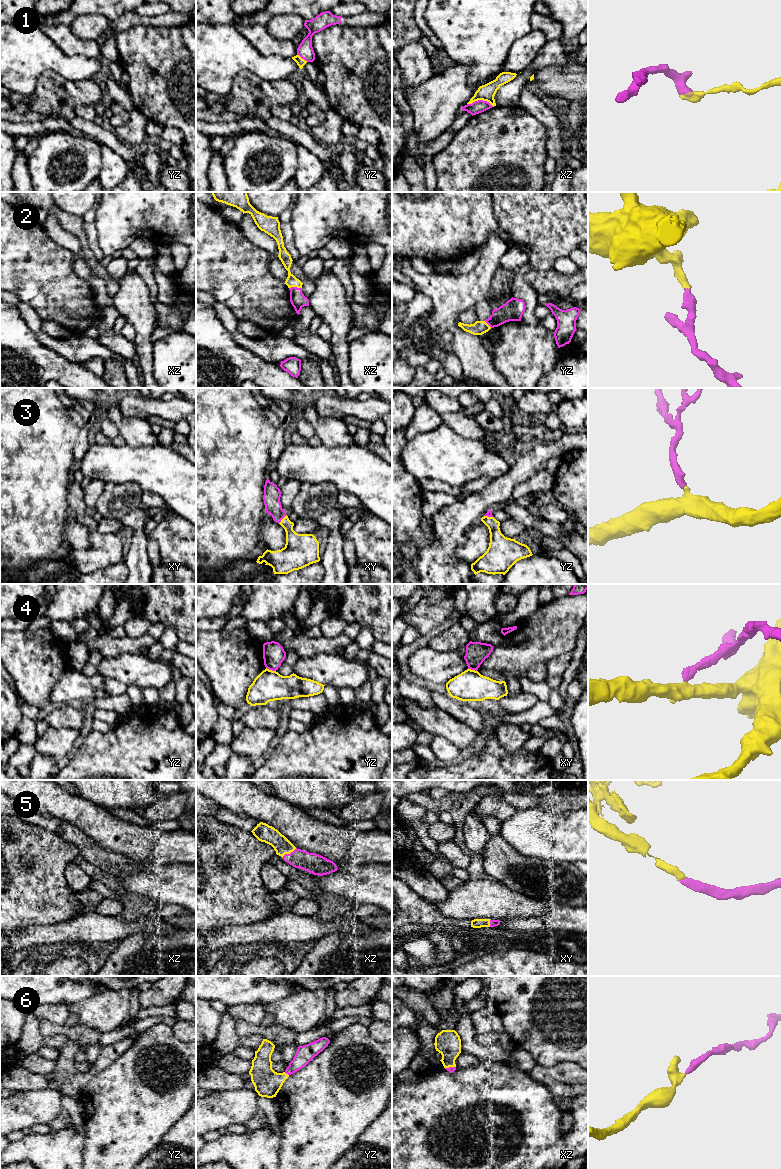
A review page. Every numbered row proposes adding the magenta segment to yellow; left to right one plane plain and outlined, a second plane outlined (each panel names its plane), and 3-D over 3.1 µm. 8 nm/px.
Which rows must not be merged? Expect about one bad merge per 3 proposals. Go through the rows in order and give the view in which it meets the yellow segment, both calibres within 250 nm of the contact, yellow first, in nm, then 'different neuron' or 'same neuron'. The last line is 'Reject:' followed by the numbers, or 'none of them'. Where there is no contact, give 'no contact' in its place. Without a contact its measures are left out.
1: meets yellow in xz; 130 nm thick on the yellow side, 100 nm on the other; different neuron
2: meets yellow in xz; 90 nm thick on the yellow side, 120 nm on the other; same neuron
3: meets yellow in xy; 200 nm thick on the yellow side, 140 nm on the other; same neuron
4: meets yellow in yz; 240 nm thick on the yellow side, 180 nm on the other; different neuron
5: meets yellow in xz; 140 nm thick on the yellow side, 160 nm on the other; same neuron
6: meets yellow in yz; 220 nm thick on the yellow side, 140 nm on the other; same neuron
Reject: 1, 4

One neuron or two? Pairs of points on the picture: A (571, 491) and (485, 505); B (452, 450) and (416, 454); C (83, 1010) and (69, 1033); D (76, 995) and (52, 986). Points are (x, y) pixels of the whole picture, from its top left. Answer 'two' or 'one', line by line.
A: two
B: one
C: two
D: one

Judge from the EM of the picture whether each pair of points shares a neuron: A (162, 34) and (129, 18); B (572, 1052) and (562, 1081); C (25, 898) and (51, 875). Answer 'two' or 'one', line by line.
A: two
B: two
C: one

